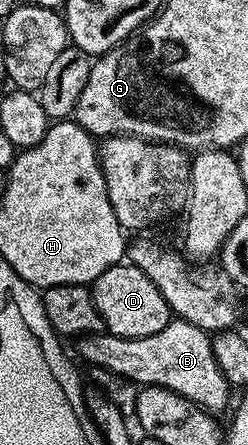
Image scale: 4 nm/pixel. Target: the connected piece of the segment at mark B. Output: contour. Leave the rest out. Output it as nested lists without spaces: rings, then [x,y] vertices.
[[[173,317],[169,324],[151,337],[119,337],[108,333],[83,335],[76,340],[77,355],[90,368],[102,367],[147,387],[166,387],[179,397],[187,397],[197,407],[218,413],[229,403],[231,386],[212,352],[210,332]]]

